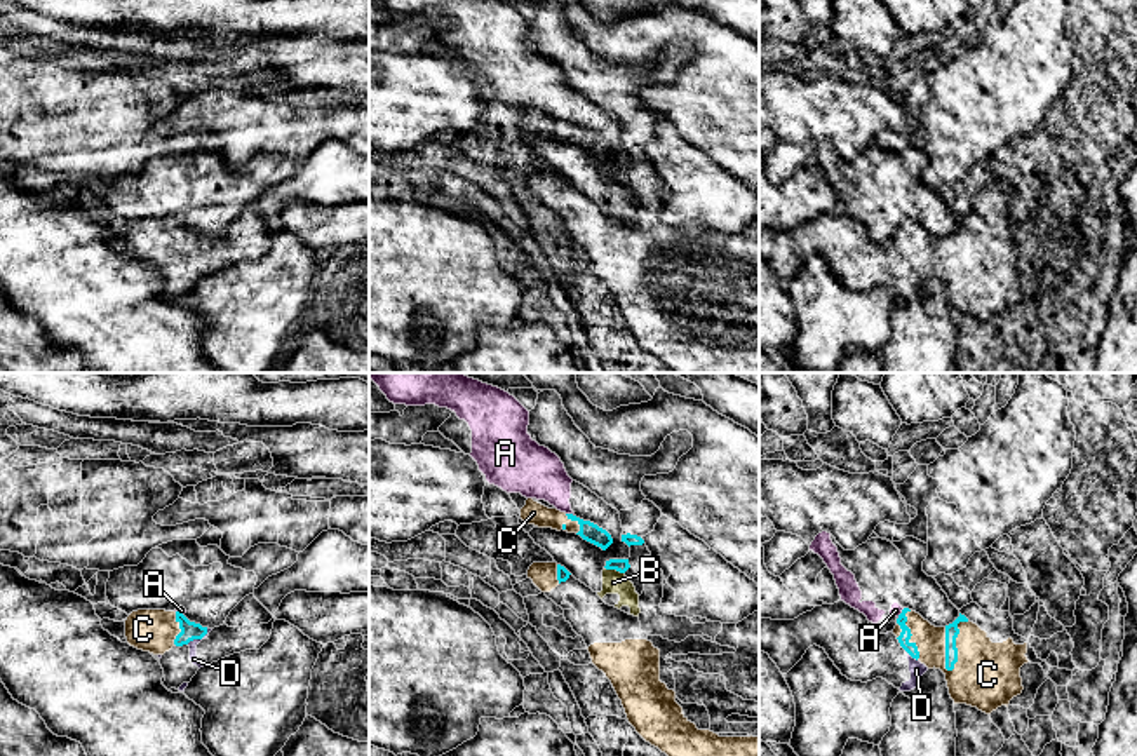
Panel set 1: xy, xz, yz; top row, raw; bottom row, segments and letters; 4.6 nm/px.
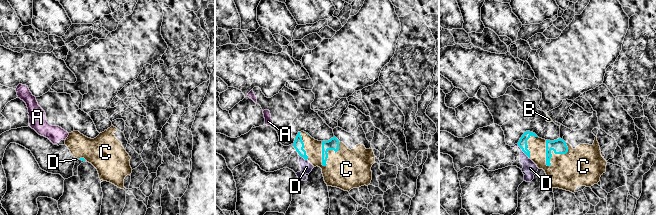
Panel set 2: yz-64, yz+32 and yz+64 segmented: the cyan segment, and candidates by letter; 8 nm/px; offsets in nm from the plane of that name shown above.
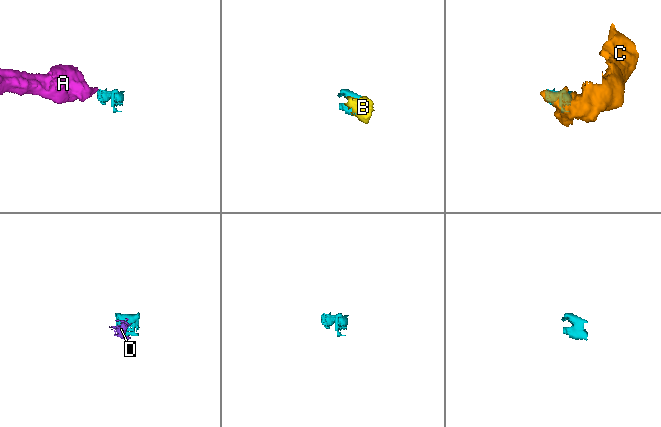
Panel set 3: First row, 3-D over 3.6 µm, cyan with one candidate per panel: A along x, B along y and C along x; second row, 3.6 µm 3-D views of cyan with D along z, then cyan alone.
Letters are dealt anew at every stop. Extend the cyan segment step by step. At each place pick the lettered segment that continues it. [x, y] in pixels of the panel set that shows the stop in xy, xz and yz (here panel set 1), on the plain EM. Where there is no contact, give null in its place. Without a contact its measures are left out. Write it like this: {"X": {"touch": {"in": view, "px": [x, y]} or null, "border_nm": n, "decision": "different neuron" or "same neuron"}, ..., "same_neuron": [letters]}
{"A": {"touch": {"in": "xz", "px": [570, 124]}, "border_nm": 40, "decision": "different neuron"}, "B": {"touch": {"in": "xz", "px": [615, 178]}, "border_nm": 100, "decision": "different neuron"}, "C": {"touch": {"in": "yz", "px": [955, 253]}, "border_nm": 260, "decision": "same neuron"}, "D": {"touch": {"in": "xy", "px": [199, 248]}, "border_nm": 130, "decision": "same neuron"}, "same_neuron": ["C", "D"]}

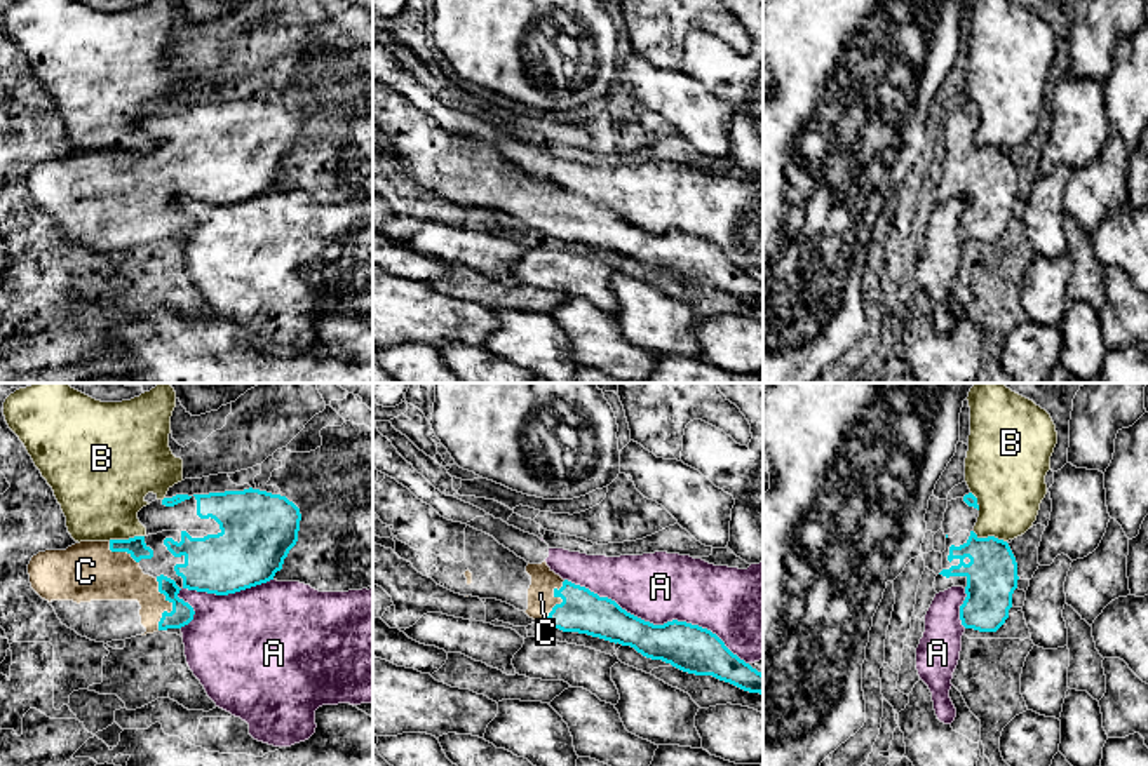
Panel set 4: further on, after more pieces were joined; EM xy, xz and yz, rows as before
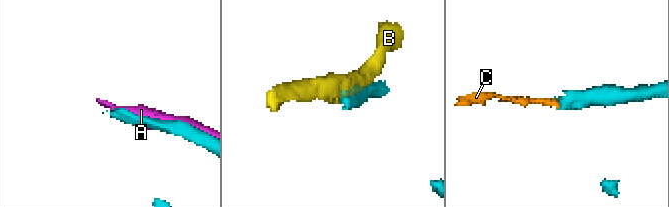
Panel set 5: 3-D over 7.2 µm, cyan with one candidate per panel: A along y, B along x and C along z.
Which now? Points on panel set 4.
{"A": {"touch": {"in": "xz", "px": [657, 235]}, "border_nm": 950, "decision": "different neuron"}, "B": {"touch": {"in": "xy", "px": [126, 150]}, "border_nm": 170, "decision": "different neuron"}, "C": {"touch": {"in": "xy", "px": [173, 216]}, "border_nm": 240, "decision": "same neuron"}, "same_neuron": ["C"]}

